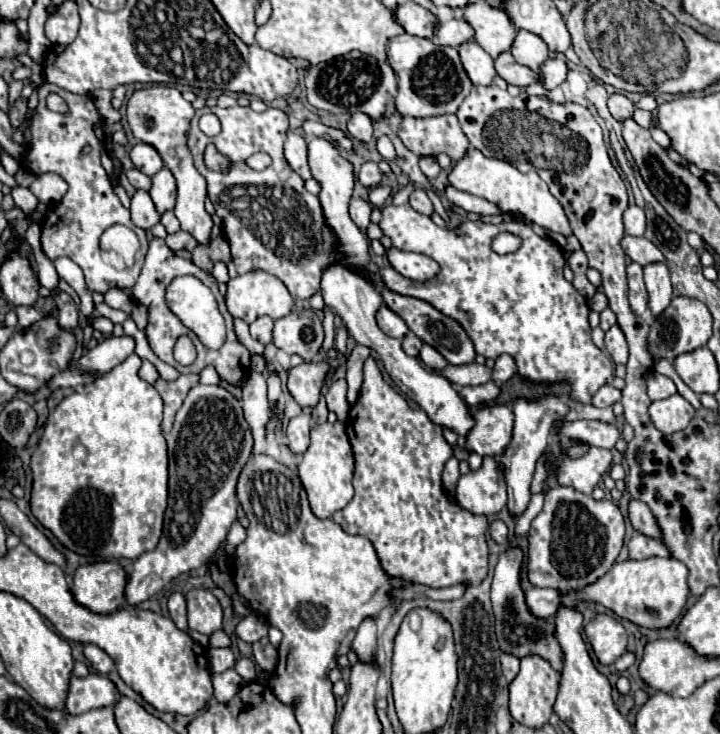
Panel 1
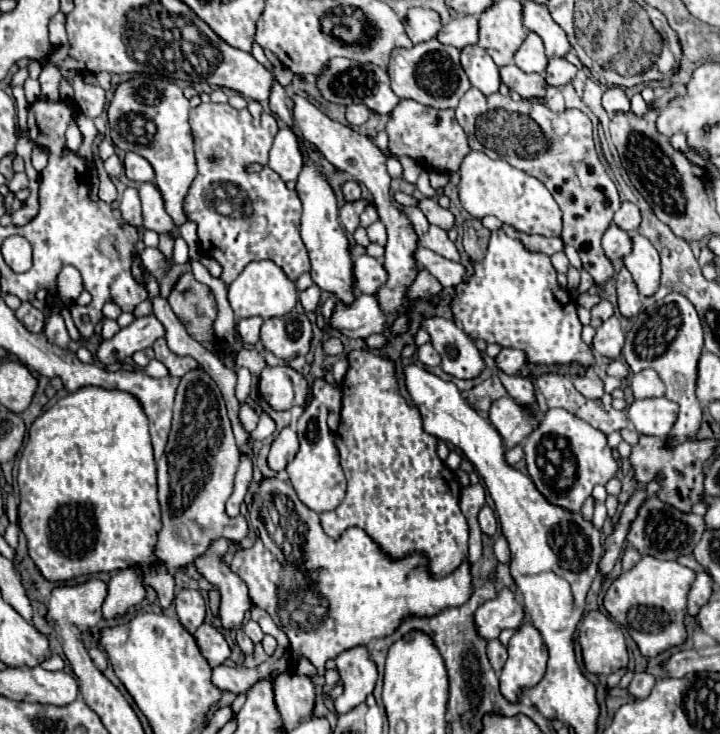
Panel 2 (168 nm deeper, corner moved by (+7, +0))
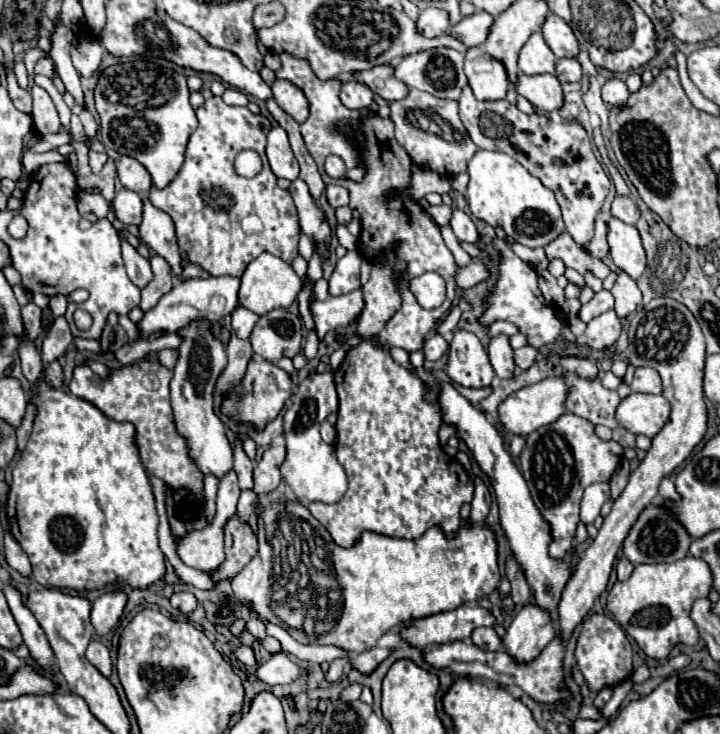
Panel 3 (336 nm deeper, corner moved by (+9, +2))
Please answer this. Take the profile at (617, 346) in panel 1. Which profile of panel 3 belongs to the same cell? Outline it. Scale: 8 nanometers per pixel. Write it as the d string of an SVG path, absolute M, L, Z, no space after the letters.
M606 310L586 324L586 332L584 332L586 344L594 350L604 350L618 340L620 330L622 330L622 324L620 324L616 312Z

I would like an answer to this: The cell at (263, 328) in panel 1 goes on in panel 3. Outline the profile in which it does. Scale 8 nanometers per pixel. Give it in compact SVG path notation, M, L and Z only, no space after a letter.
M238 306L234 312L232 312L232 328L236 332L238 338L248 338L254 324L258 320L258 314L254 314L252 310L244 308L244 306Z

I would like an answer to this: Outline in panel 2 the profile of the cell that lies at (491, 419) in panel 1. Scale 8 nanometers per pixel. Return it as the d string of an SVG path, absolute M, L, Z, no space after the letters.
M504 396L496 402L492 402L490 412L488 412L490 424L498 430L502 436L504 448L514 448L520 444L536 426L538 418L532 416L530 412L522 410L510 396Z

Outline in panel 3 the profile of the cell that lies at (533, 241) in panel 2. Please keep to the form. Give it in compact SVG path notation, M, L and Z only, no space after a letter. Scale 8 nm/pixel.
M562 232L556 240L552 240L552 244L546 246L546 256L550 260L560 258L568 268L578 270L580 274L590 272L590 274L594 274L600 280L604 280L610 274L610 268L602 260L598 260L598 258L590 256L586 250L582 250L572 240L572 236L568 232Z

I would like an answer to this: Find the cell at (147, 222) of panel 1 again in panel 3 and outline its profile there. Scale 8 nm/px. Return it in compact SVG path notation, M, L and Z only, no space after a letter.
M122 188L114 198L114 212L116 218L126 226L128 224L138 226L142 222L142 198L136 192Z

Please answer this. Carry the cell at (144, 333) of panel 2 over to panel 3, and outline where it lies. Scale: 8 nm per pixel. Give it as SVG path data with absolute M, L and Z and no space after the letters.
M210 276L206 280L180 282L172 288L172 292L168 292L166 296L160 298L156 308L152 308L150 312L144 314L142 322L138 322L138 326L140 326L142 334L148 336L158 330L176 332L176 328L180 328L180 324L188 324L188 320L196 320L196 316L208 316L208 320L218 322L238 306L238 288L240 288L238 276L216 276L216 278Z

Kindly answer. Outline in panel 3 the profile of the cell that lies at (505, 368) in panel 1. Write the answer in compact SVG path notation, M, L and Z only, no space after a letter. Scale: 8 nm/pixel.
M522 346L522 348L514 350L514 362L522 370L528 370L536 362L536 356L538 356L538 350L534 346Z

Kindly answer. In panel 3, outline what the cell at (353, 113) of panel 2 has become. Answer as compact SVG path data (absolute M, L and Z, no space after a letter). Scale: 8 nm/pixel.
M350 80L350 82L346 82L346 84L342 86L340 100L342 100L344 106L356 110L356 108L370 106L372 100L374 100L374 94L372 94L372 90L370 90L366 84L362 84L362 82L358 82L358 80Z

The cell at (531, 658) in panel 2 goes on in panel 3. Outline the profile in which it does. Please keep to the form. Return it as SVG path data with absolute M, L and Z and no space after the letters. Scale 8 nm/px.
M526 604L514 616L504 636L504 646L518 662L528 662L552 642L554 634L556 630L550 614L536 604Z

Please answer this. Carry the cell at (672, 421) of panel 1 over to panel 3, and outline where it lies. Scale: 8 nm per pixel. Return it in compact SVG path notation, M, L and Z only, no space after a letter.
M632 392L616 408L616 420L632 434L654 438L668 422L670 404L664 396Z

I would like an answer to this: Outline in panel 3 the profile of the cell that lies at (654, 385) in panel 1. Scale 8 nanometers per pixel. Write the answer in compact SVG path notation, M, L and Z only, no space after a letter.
M636 368L630 388L632 388L632 392L662 394L662 382L660 382L660 376L654 368Z

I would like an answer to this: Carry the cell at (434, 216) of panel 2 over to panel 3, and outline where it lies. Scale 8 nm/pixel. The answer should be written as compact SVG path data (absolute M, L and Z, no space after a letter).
M454 208L454 216L450 220L450 226L452 226L452 230L454 230L454 234L458 236L460 242L476 244L480 240L480 232L478 232L476 224L472 222L472 218L458 208Z

